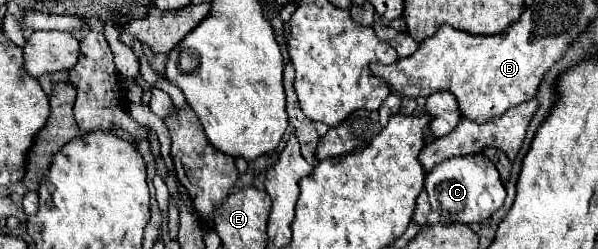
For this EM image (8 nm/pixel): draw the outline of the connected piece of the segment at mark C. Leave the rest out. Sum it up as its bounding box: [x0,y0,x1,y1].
[425,155,505,223]

